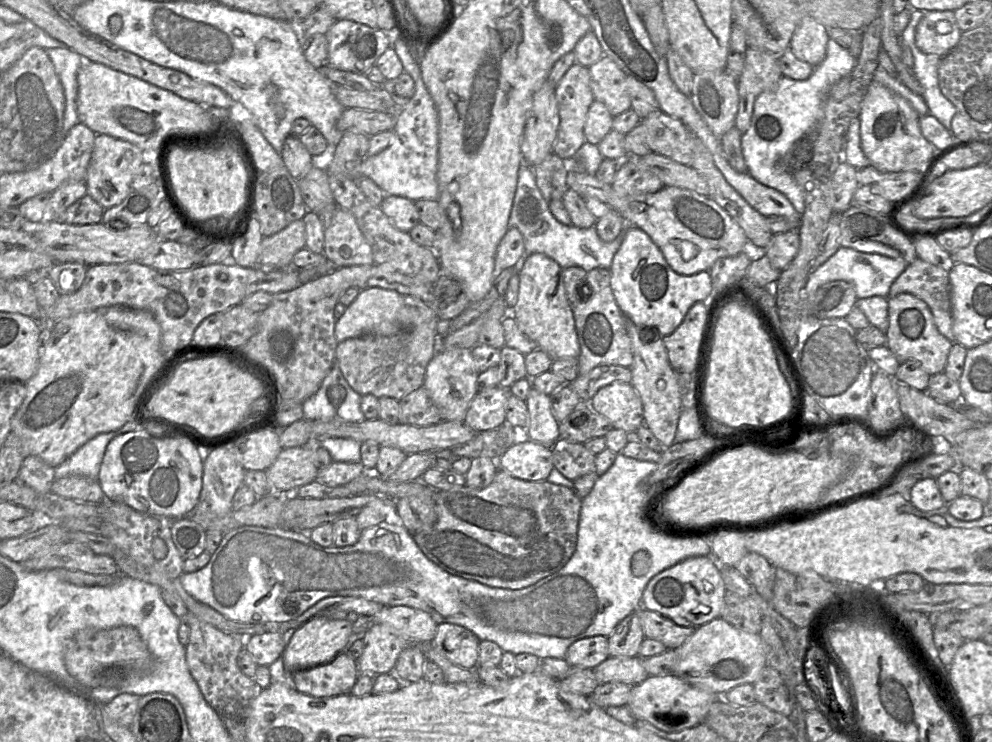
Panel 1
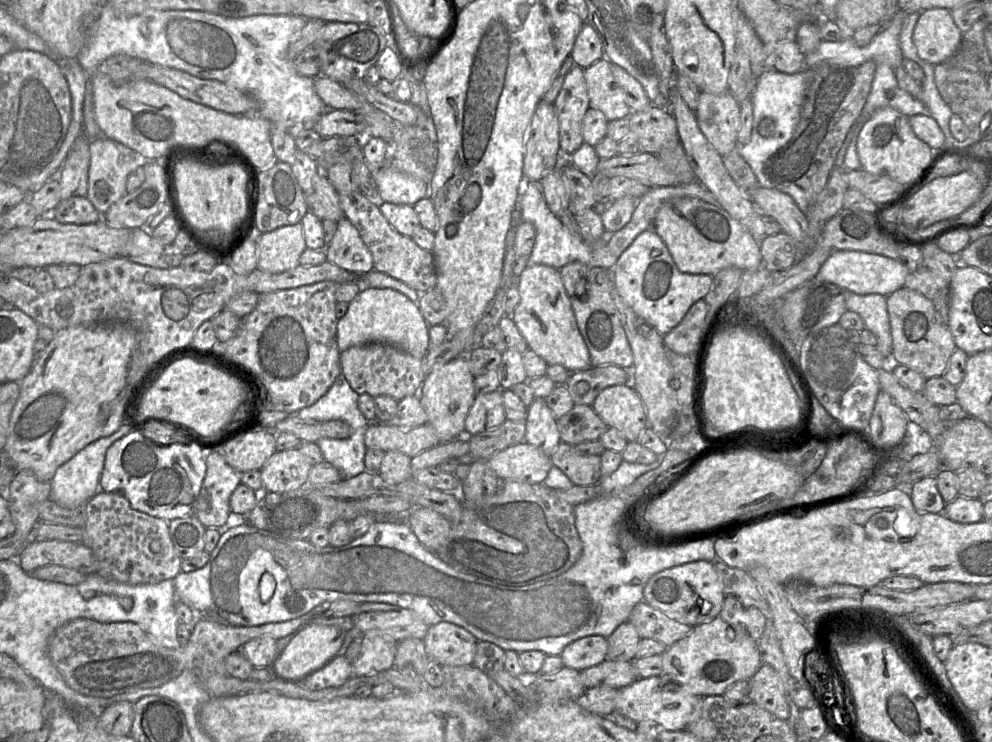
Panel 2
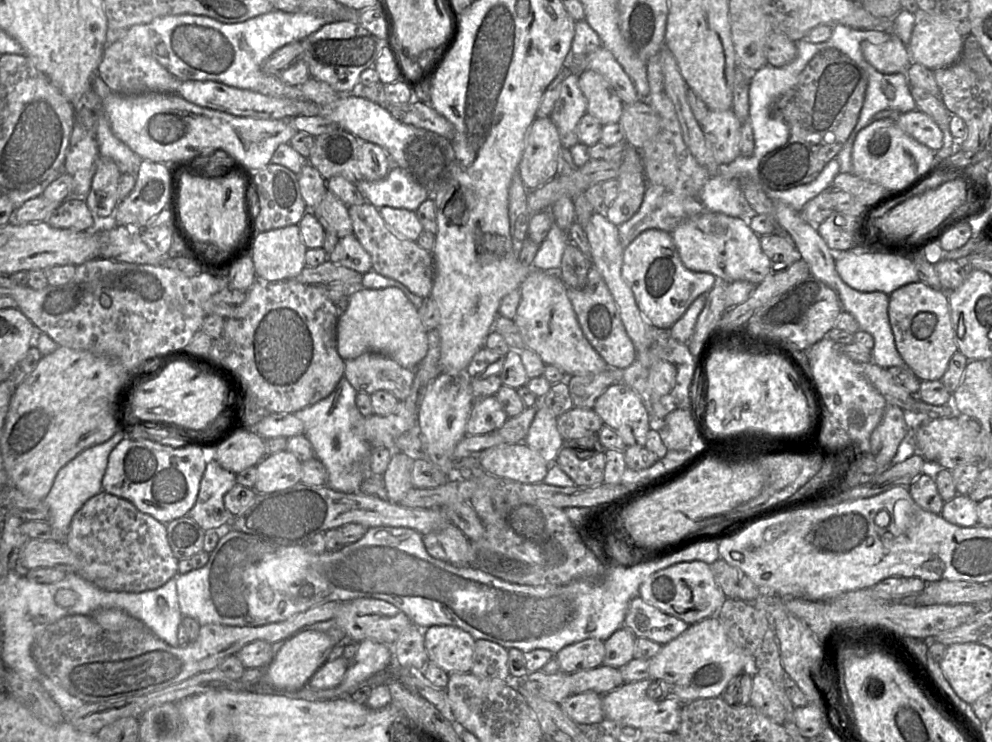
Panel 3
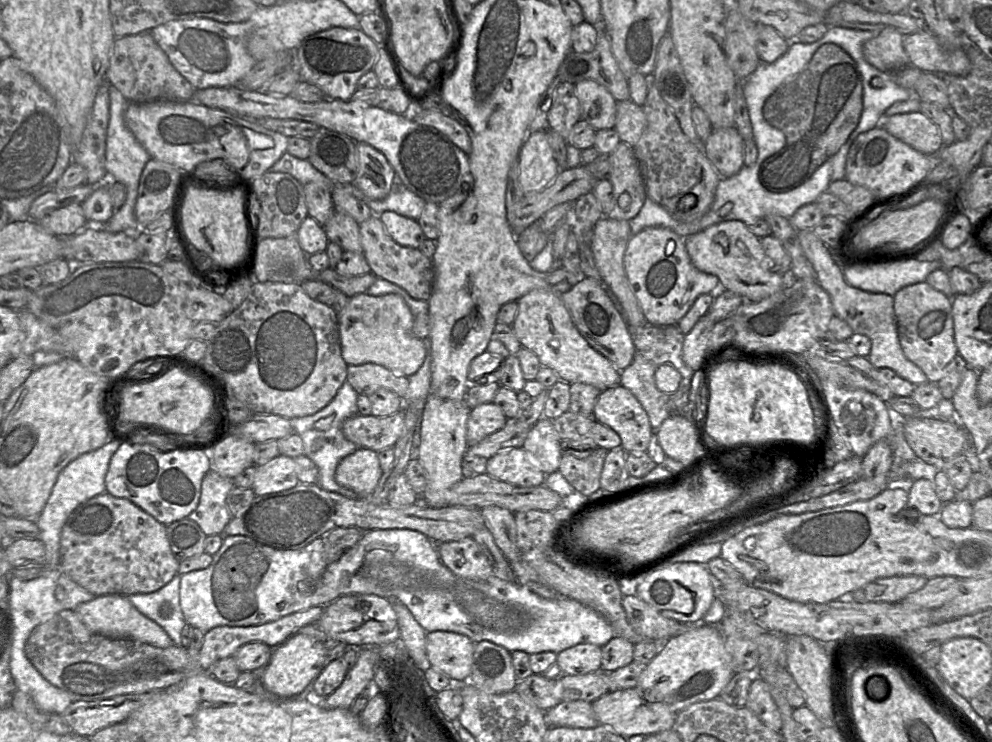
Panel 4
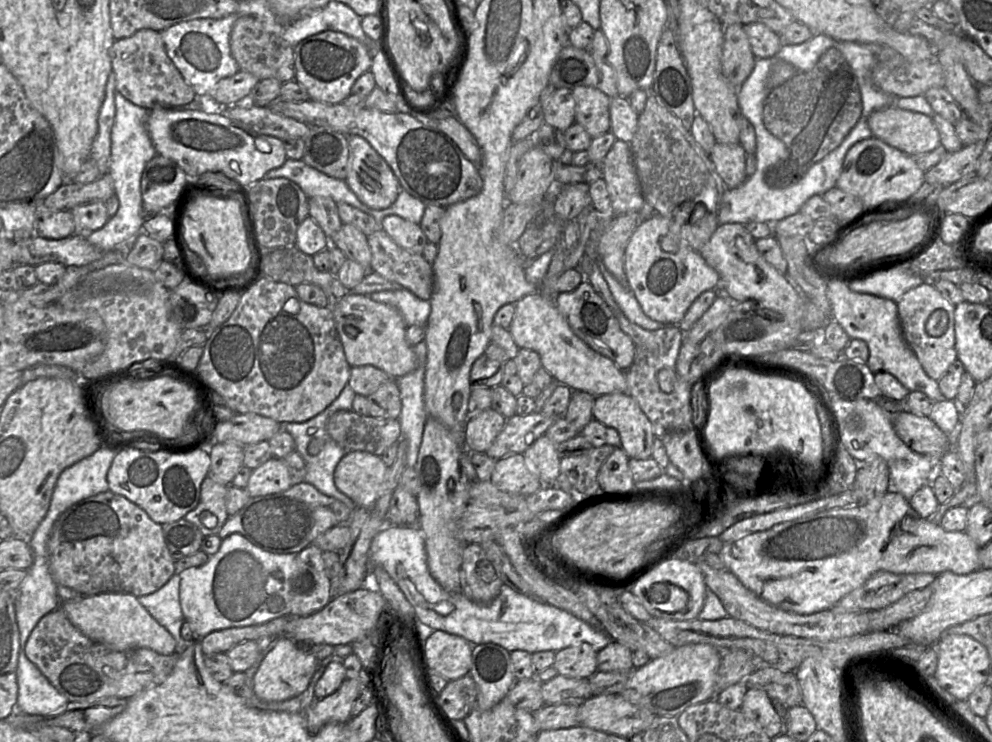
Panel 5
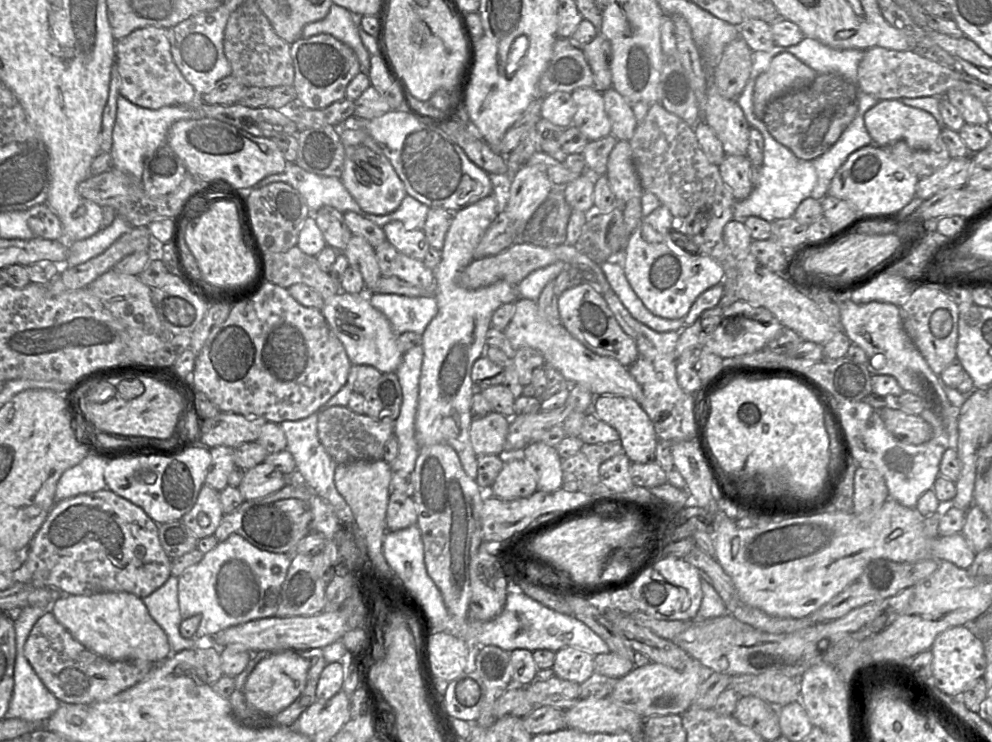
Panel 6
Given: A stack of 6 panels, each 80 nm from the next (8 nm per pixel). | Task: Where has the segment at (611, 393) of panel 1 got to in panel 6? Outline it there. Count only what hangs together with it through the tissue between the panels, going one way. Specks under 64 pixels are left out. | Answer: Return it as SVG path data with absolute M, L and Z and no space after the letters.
M600 395L595 397L592 411L598 419L617 430L623 452L631 463L645 464L655 461L658 437L652 421L638 402L629 397Z

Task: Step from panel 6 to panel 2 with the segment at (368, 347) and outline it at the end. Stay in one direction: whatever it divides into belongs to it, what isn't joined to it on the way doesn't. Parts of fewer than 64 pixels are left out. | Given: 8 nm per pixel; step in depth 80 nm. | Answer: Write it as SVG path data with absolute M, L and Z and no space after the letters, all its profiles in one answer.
M362 287L349 303L346 314L337 321L337 346L340 352L369 342L395 346L423 358L428 352L429 325L416 303L399 291L387 288Z

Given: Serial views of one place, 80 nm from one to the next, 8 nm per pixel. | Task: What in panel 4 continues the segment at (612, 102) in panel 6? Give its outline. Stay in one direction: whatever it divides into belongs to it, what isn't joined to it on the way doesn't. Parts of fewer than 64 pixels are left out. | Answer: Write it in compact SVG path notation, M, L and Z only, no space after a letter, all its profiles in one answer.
M631 99L617 101L614 129L622 142L634 147L640 140L646 125L647 118L642 106Z

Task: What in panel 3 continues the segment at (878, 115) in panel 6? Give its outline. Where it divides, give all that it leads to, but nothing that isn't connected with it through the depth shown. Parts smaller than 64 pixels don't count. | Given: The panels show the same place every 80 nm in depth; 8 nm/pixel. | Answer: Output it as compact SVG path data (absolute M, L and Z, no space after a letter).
M920 110L902 113L895 119L897 125L919 143L937 152L943 146L943 133L936 122Z

